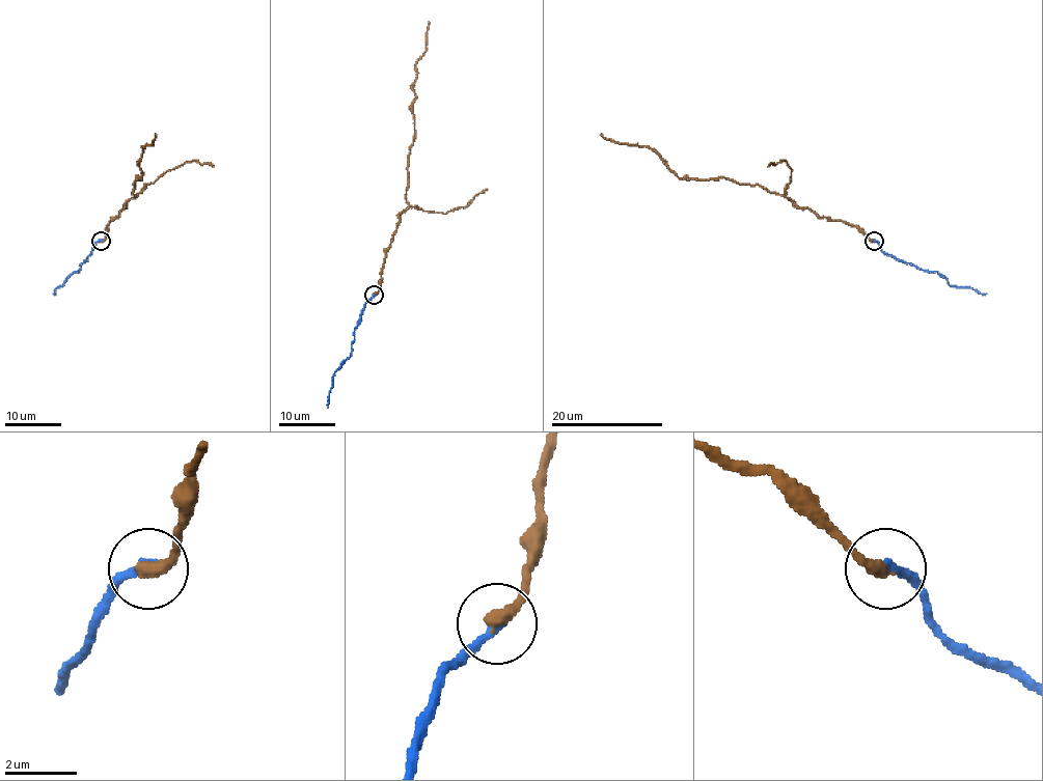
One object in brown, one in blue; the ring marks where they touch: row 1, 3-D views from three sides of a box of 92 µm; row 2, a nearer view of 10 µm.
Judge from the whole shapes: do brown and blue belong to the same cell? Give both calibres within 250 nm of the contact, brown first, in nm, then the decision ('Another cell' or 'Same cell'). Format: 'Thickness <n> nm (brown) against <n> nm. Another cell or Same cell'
Thickness 400 nm (brown) against 240 nm. Same cell

